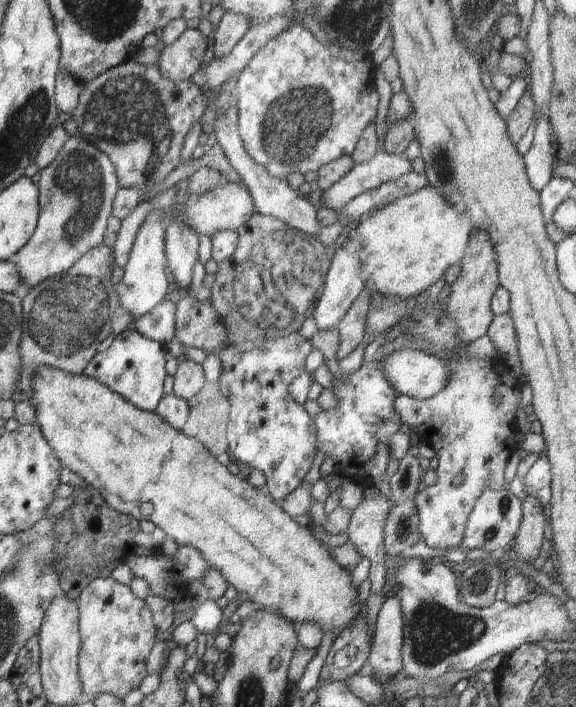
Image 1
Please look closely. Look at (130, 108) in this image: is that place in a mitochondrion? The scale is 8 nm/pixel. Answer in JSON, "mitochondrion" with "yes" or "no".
{"mitochondrion":"yes"}

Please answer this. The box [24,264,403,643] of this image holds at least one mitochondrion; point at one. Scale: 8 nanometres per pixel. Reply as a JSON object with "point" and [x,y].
{"point":[43,565]}

